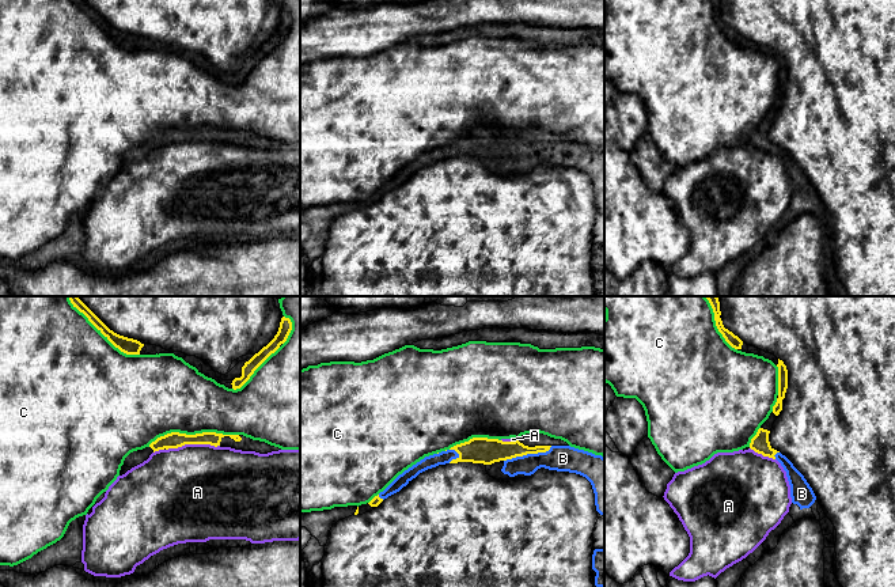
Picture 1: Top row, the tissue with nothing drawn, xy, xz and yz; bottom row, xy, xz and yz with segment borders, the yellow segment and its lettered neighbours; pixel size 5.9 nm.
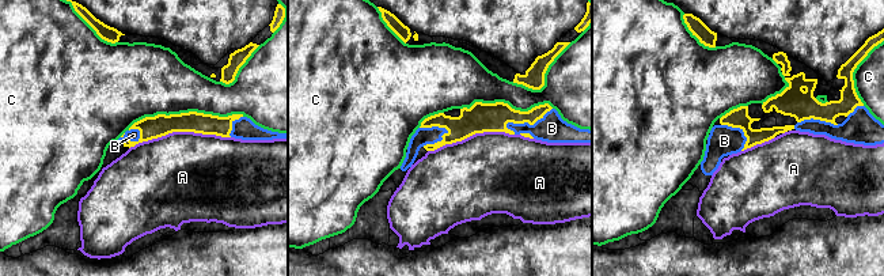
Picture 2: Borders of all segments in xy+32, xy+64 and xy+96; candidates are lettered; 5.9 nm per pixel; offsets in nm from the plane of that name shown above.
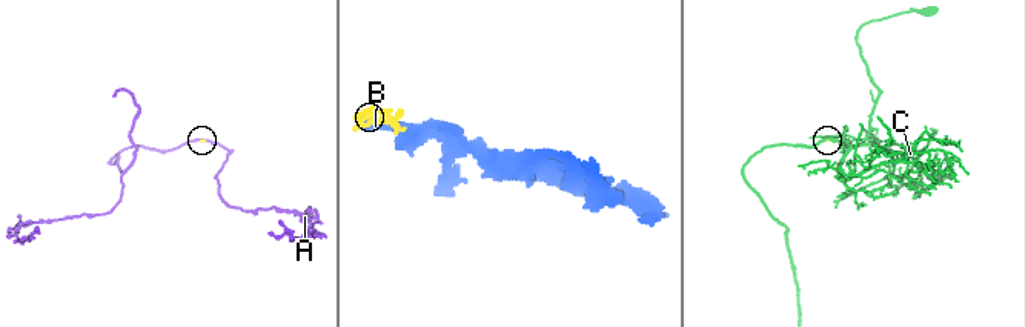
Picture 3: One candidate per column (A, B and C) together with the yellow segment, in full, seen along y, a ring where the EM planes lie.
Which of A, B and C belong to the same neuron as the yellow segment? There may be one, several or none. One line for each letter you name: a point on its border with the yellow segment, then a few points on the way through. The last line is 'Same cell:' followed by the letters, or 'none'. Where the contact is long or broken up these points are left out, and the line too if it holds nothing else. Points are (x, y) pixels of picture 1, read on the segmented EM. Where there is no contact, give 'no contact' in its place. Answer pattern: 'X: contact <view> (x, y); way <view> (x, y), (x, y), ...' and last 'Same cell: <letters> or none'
B: contact xz (527, 453)
Same cell: B

